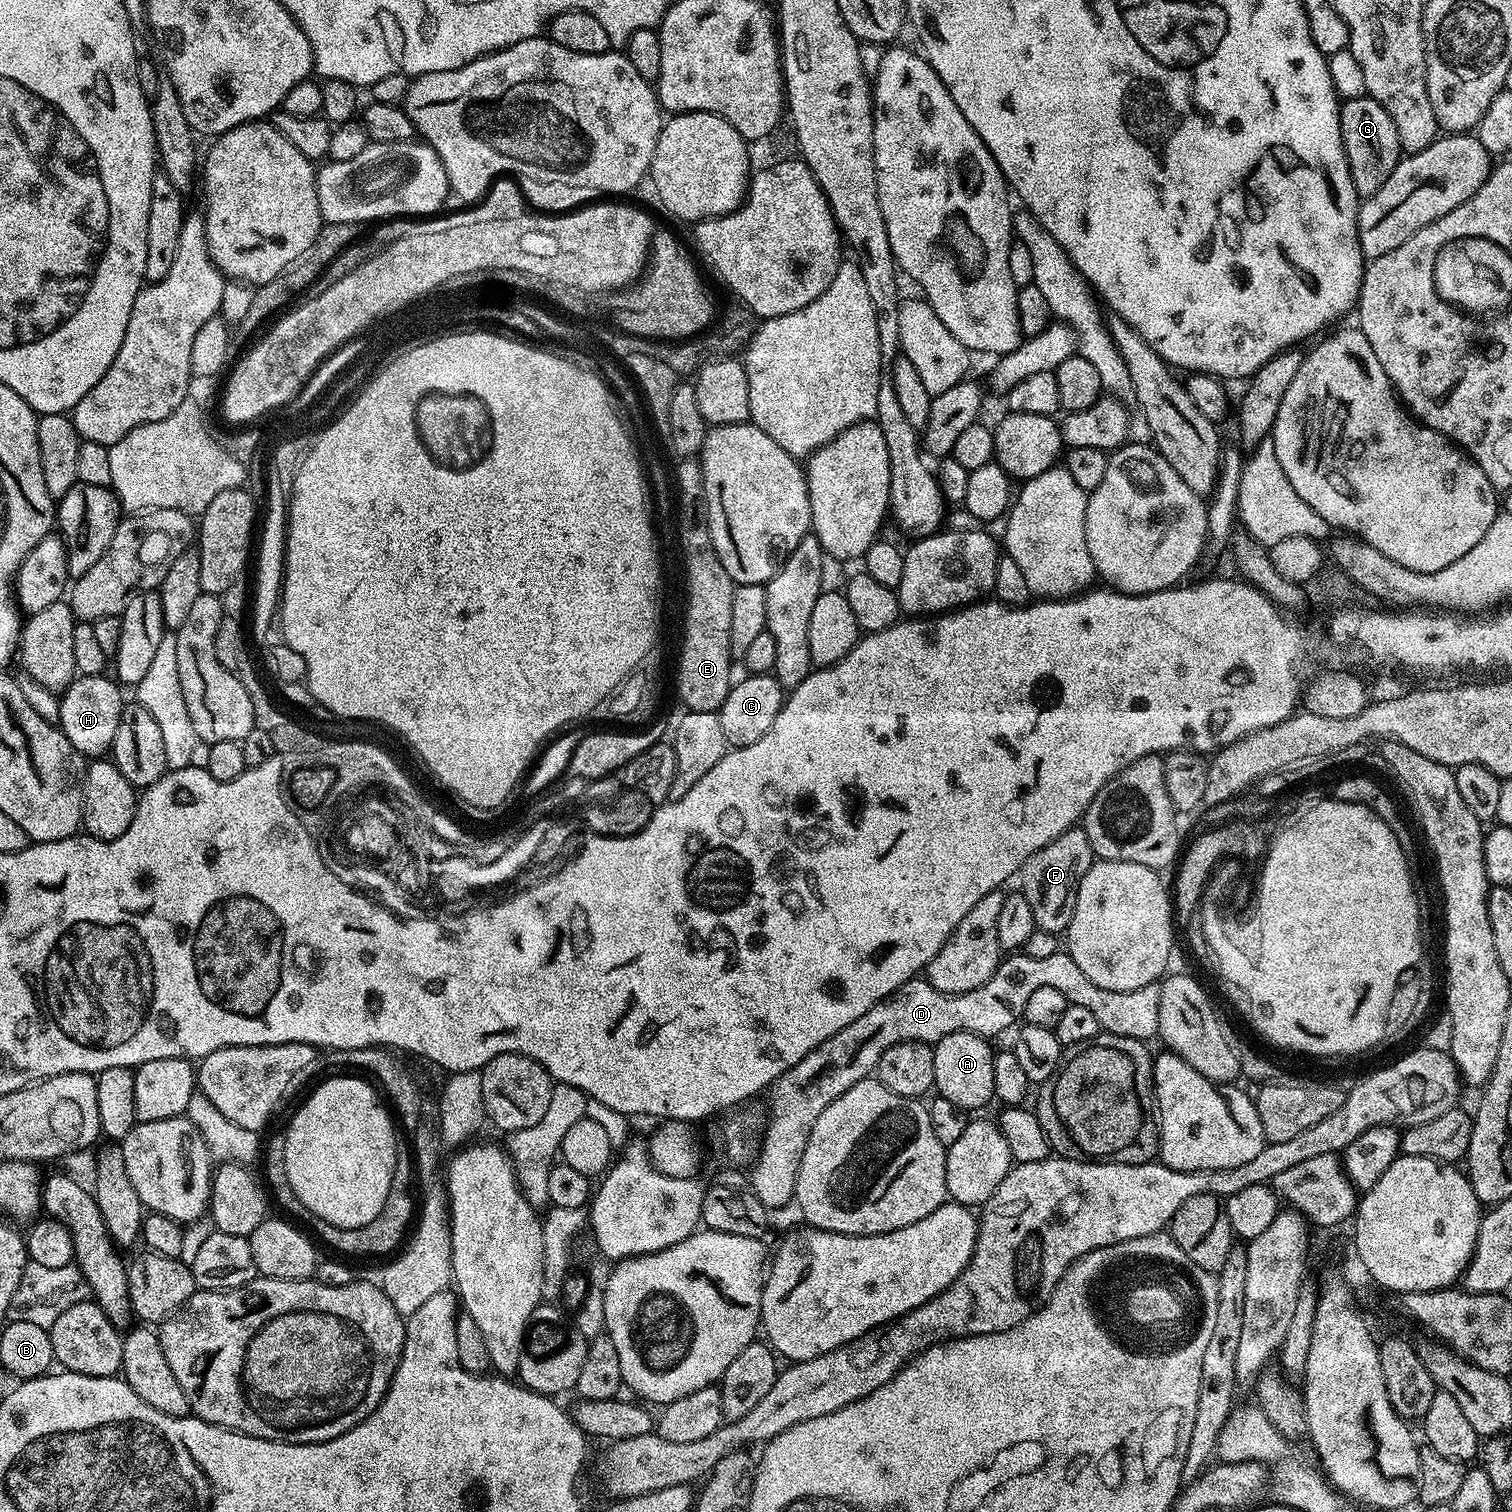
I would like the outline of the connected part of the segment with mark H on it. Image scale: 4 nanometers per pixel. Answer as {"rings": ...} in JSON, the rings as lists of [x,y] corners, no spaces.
{"rings":[[[77,675],[71,686],[59,697],[60,731],[70,738],[70,746],[78,750],[85,758],[100,758],[111,753],[114,733],[118,730],[118,718],[126,703],[121,685],[111,675]]]}

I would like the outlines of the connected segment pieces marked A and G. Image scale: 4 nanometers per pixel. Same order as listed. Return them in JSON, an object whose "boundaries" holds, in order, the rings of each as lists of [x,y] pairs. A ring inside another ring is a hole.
{"boundaries":[[[[969,1032],[946,1034],[946,1038],[936,1041],[934,1054],[934,1088],[939,1096],[954,1102],[954,1106],[965,1110],[984,1108],[993,1103],[994,1090],[994,1048],[983,1036],[975,1036]]],[[[1365,94],[1341,103],[1340,129],[1350,166],[1350,178],[1356,187],[1356,193],[1361,198],[1378,194],[1378,190],[1386,186],[1386,178],[1394,174],[1394,166],[1402,158],[1398,130],[1394,130],[1394,122],[1390,122],[1390,114],[1382,110],[1377,100]]]]}

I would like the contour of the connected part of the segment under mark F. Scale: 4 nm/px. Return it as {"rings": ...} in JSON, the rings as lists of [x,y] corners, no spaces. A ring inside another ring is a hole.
{"rings":[[[1083,827],[1066,830],[1054,842],[1042,846],[1020,868],[1018,873],[1019,891],[1023,892],[1026,902],[1030,902],[1030,911],[1034,913],[1034,922],[1041,932],[1067,933],[1070,918],[1074,914],[1074,902],[1078,898],[1078,886],[1094,863],[1090,838],[1086,838]]]}

